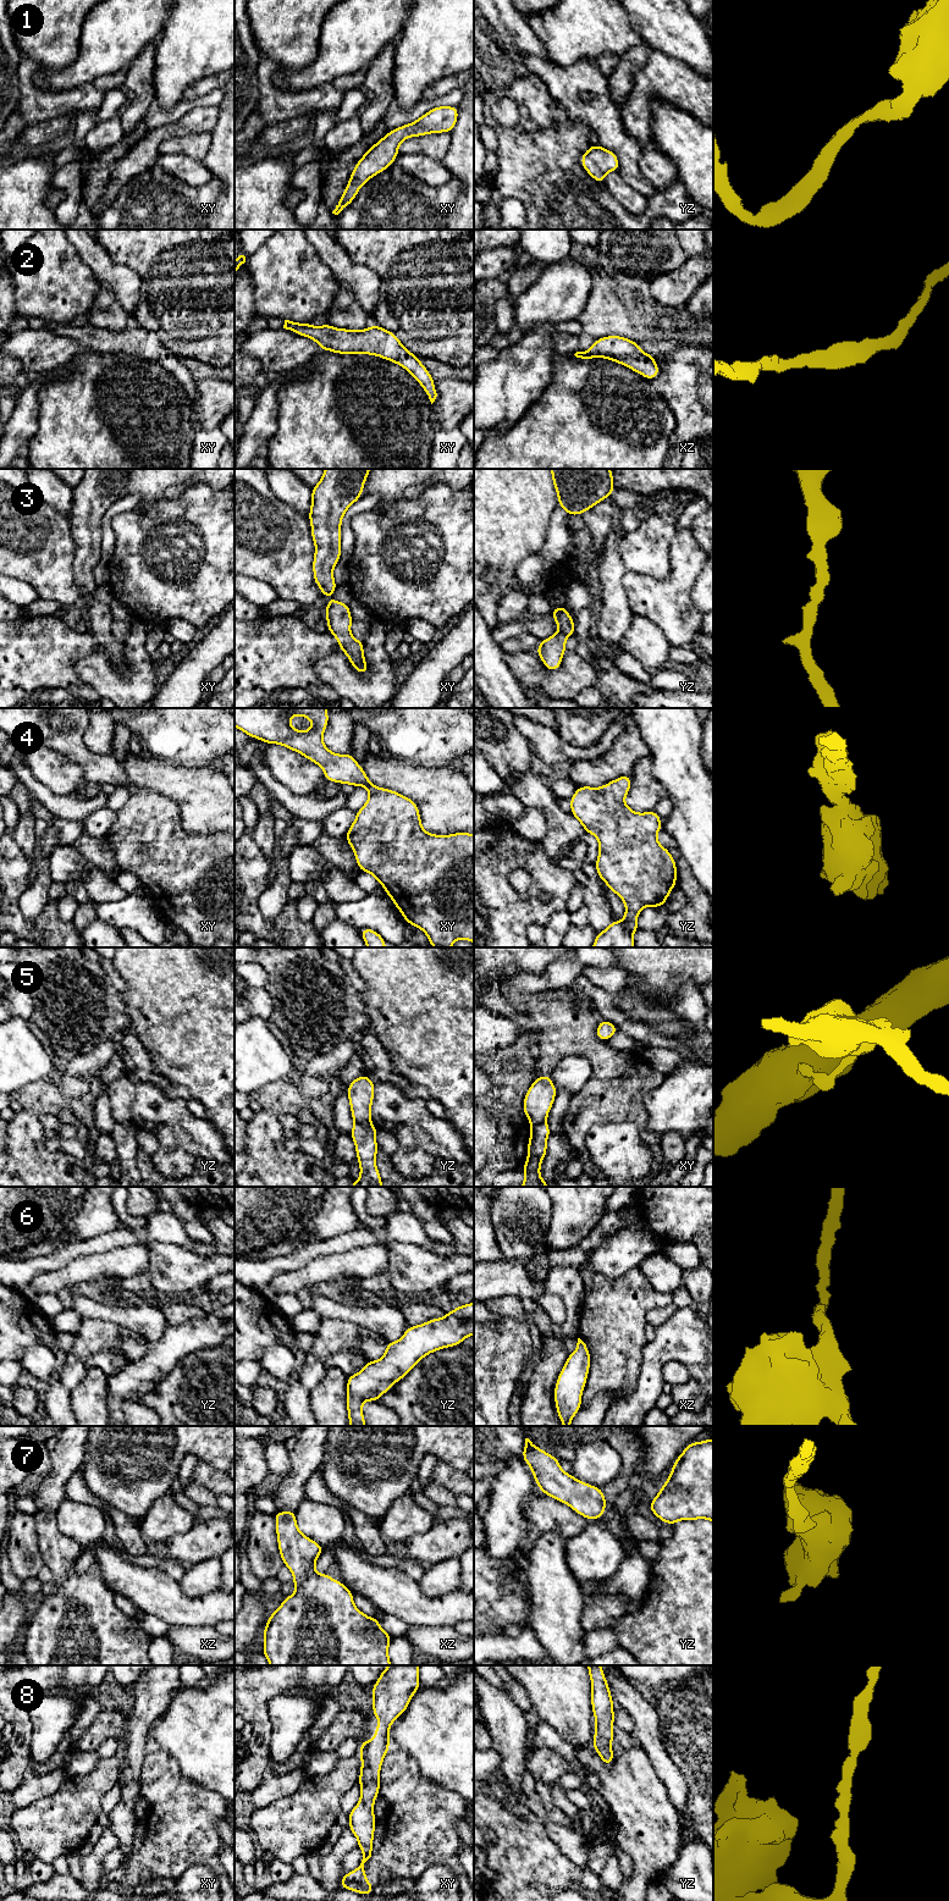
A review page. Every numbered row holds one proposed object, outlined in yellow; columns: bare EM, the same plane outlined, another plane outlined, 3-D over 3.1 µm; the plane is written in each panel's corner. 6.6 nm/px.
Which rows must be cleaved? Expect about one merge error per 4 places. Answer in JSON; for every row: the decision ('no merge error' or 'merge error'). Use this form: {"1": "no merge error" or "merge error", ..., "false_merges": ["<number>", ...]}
{"1": "no merge error", "2": "no merge error", "3": "no merge error", "4": "no merge error", "5": "merge error", "6": "no merge error", "7": "no merge error", "8": "no merge error", "false_merges": ["5"]}

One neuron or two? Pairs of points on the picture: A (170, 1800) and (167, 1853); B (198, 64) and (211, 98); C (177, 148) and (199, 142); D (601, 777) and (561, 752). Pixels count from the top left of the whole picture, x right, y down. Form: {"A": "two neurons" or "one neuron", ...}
{"A": "one neuron", "B": "two neurons", "C": "one neuron", "D": "two neurons"}

